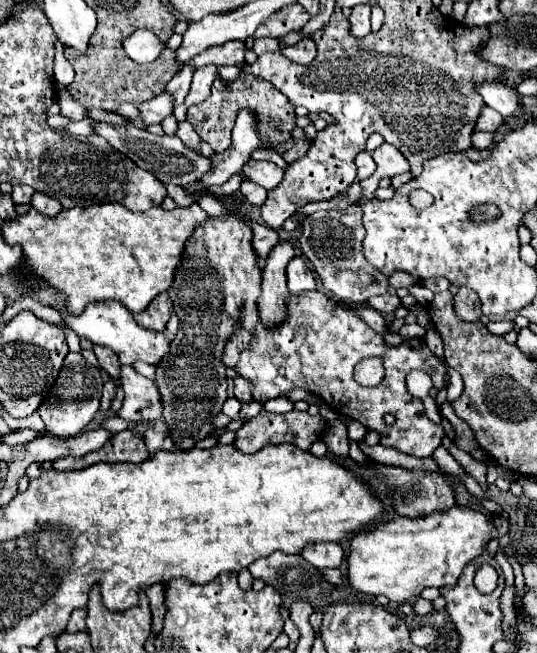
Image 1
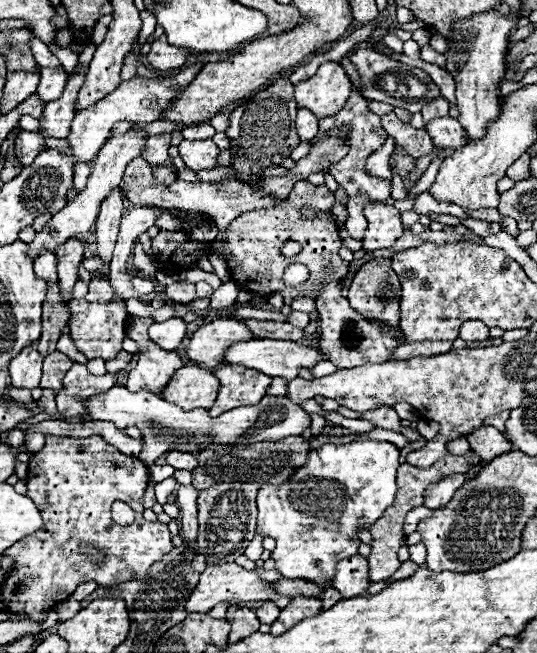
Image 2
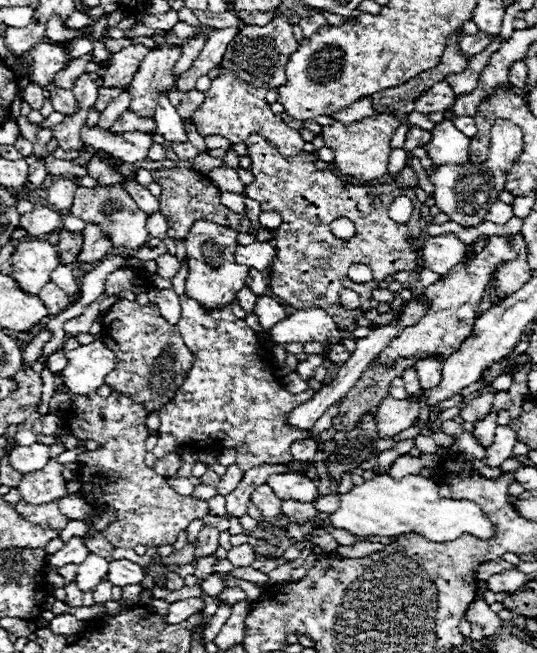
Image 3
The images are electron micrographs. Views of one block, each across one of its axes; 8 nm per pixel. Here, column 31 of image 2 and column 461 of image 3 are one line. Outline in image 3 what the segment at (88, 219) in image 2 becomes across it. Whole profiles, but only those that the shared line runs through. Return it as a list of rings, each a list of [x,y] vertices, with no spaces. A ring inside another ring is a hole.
[[[444,234],[424,240],[422,260],[428,270],[436,274],[448,272],[464,258],[464,244],[454,234]]]

